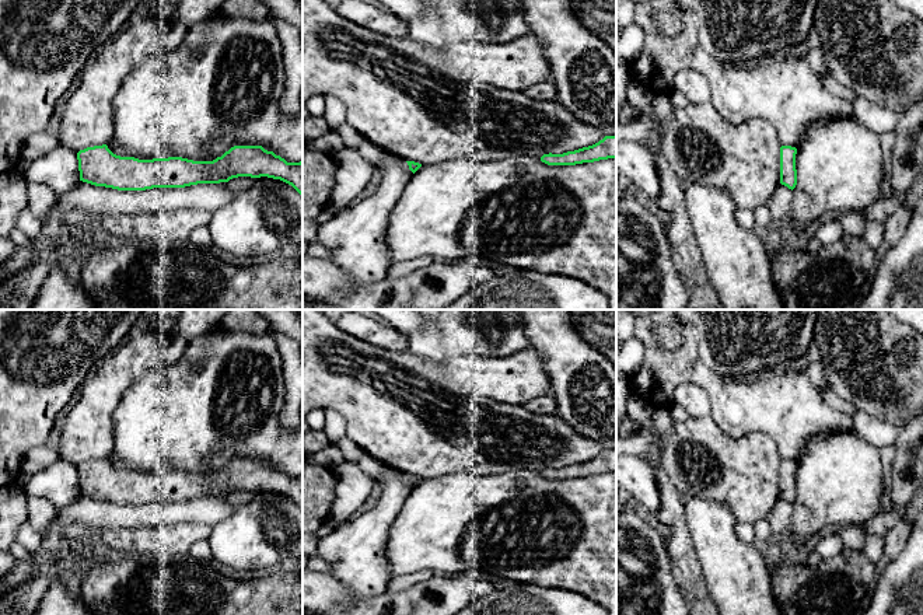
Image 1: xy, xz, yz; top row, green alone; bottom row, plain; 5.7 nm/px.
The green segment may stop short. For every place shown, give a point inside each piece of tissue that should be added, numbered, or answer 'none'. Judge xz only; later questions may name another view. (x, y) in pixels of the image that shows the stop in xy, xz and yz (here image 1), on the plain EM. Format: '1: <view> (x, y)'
none

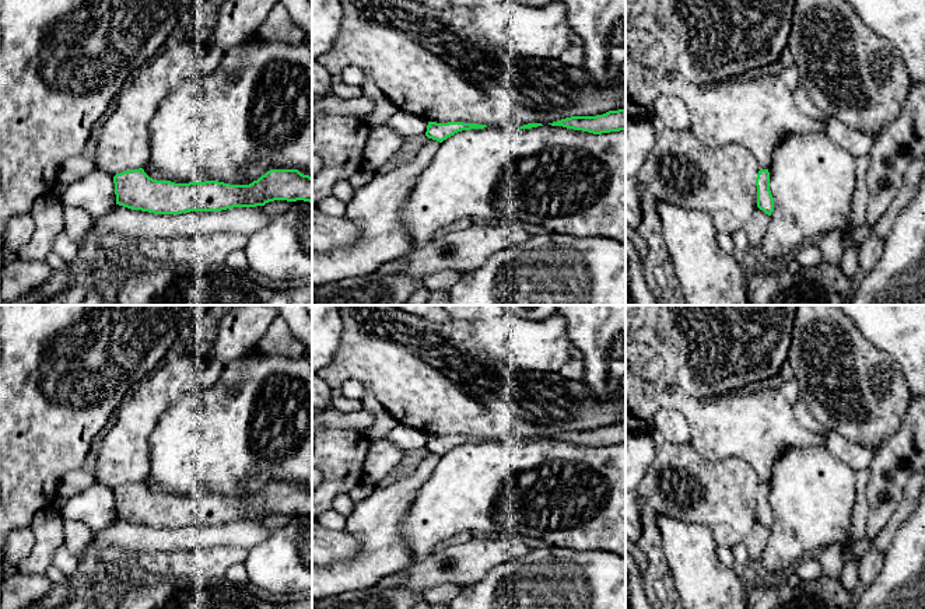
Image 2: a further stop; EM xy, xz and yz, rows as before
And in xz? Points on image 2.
none

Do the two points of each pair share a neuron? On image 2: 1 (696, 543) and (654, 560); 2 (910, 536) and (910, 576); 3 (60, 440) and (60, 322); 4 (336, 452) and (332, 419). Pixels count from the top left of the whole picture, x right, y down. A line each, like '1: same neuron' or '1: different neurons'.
1: different neurons
2: same neuron
3: same neuron
4: different neurons

